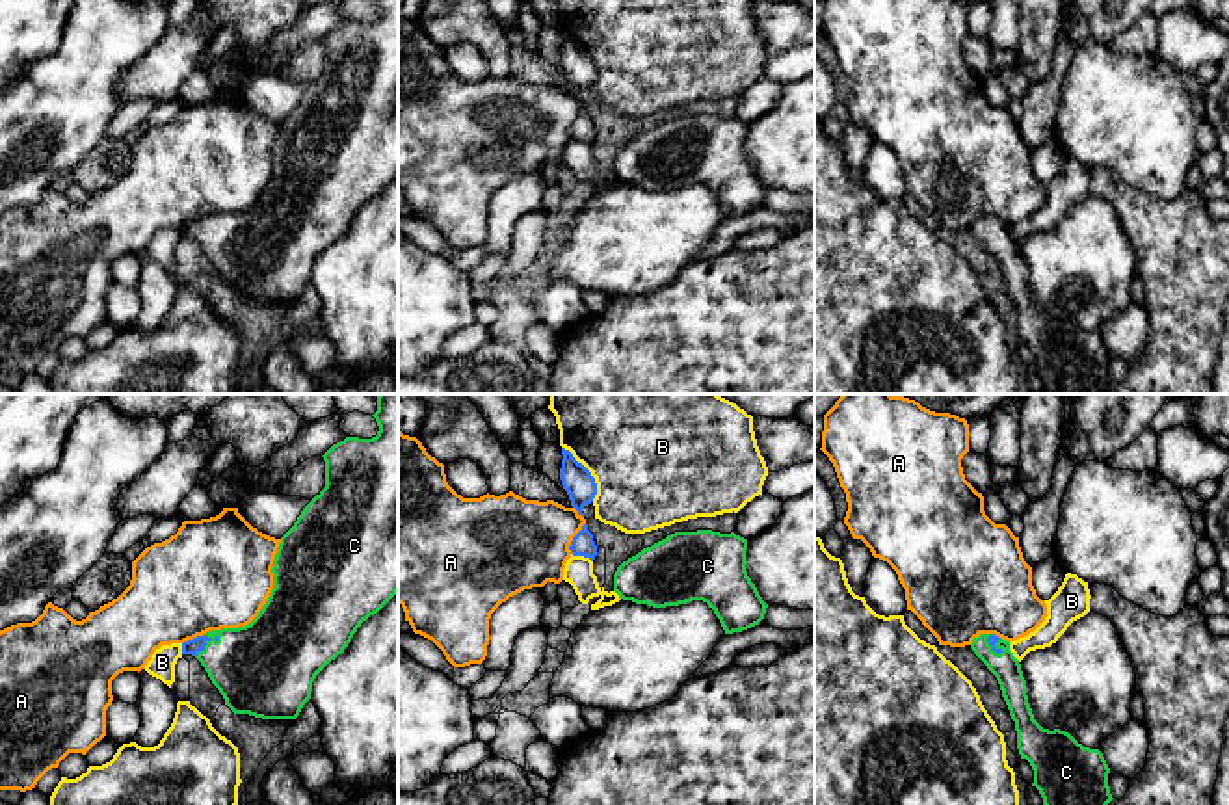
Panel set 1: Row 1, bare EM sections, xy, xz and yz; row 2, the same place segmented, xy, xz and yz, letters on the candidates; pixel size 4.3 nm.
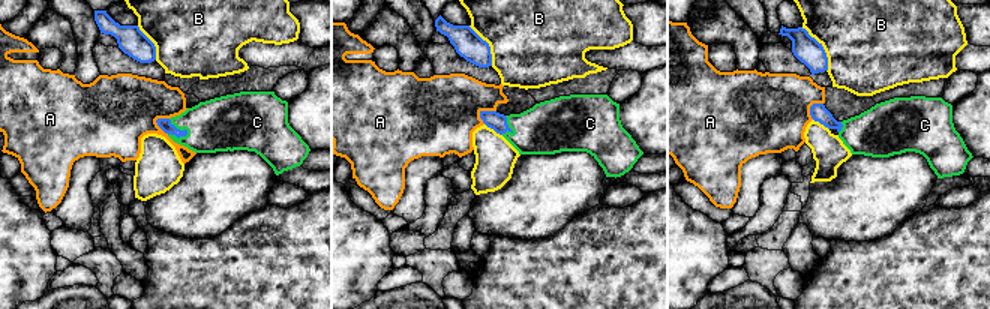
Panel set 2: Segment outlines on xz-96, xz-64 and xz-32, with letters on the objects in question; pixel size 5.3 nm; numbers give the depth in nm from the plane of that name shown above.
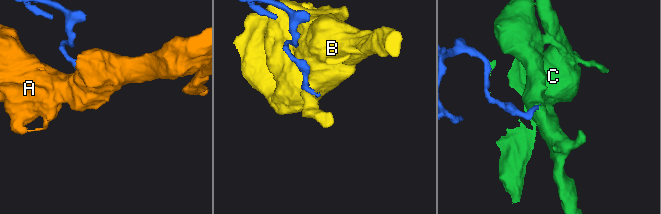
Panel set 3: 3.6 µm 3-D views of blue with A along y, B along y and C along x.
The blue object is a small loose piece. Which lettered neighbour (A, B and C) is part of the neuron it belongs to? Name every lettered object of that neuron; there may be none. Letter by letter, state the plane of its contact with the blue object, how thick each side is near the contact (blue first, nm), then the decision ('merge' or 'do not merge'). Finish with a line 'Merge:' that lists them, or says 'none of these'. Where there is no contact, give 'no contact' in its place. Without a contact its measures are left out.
A: contact in xz; calibres 100 and 400 nm; do not merge
B: contact in xz; calibres 140 and 460 nm; do not merge
C: contact in xy; calibres 70 and 380 nm; merge
Merge: C

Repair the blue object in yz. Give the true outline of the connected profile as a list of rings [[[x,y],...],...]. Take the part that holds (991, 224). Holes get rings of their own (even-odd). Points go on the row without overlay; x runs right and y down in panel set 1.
[[[980,218],[971,232],[997,260],[1010,299],[1015,305],[1017,333],[1034,353],[1034,366],[1049,394],[1104,394],[1114,383],[1110,351],[1099,333],[1078,327],[1069,316],[1043,312],[1032,297],[1026,264],[1010,225]]]

